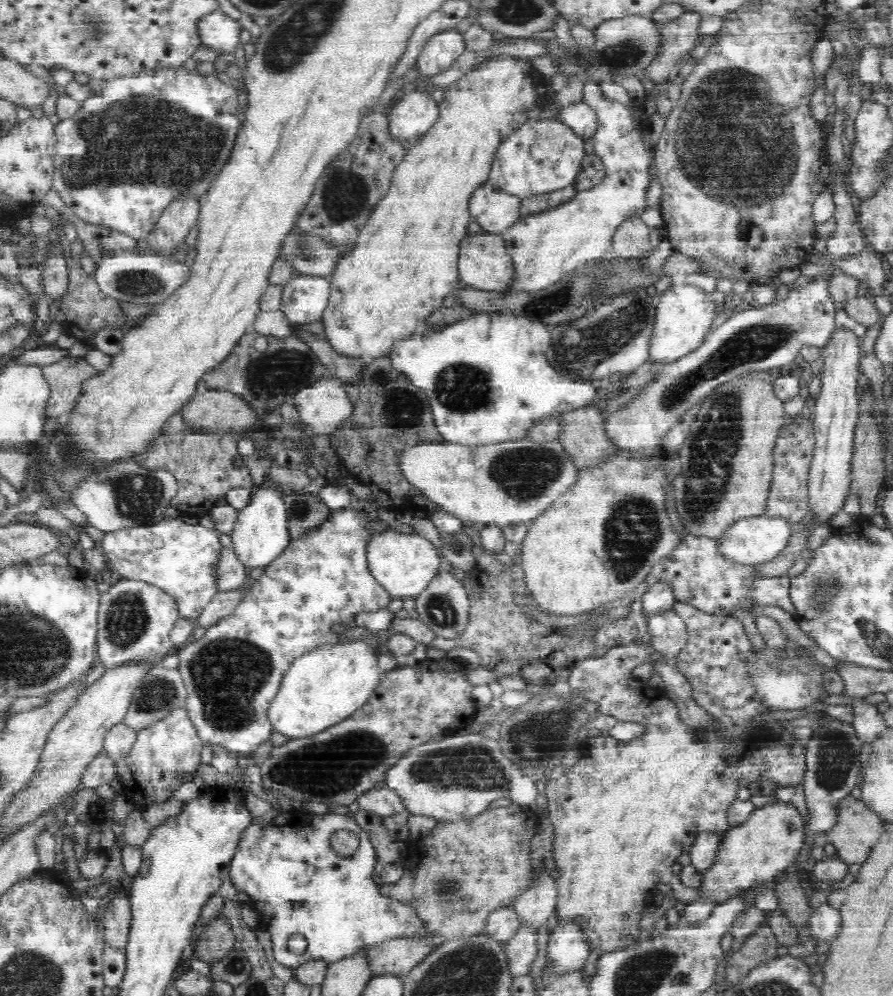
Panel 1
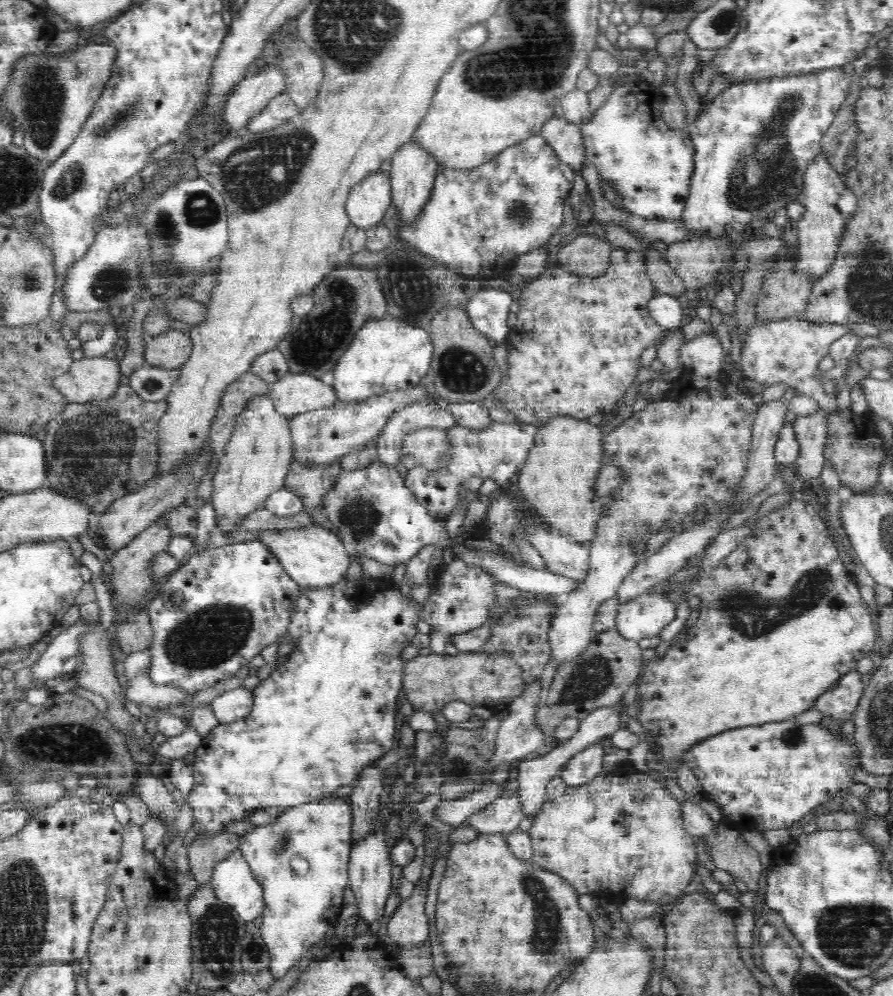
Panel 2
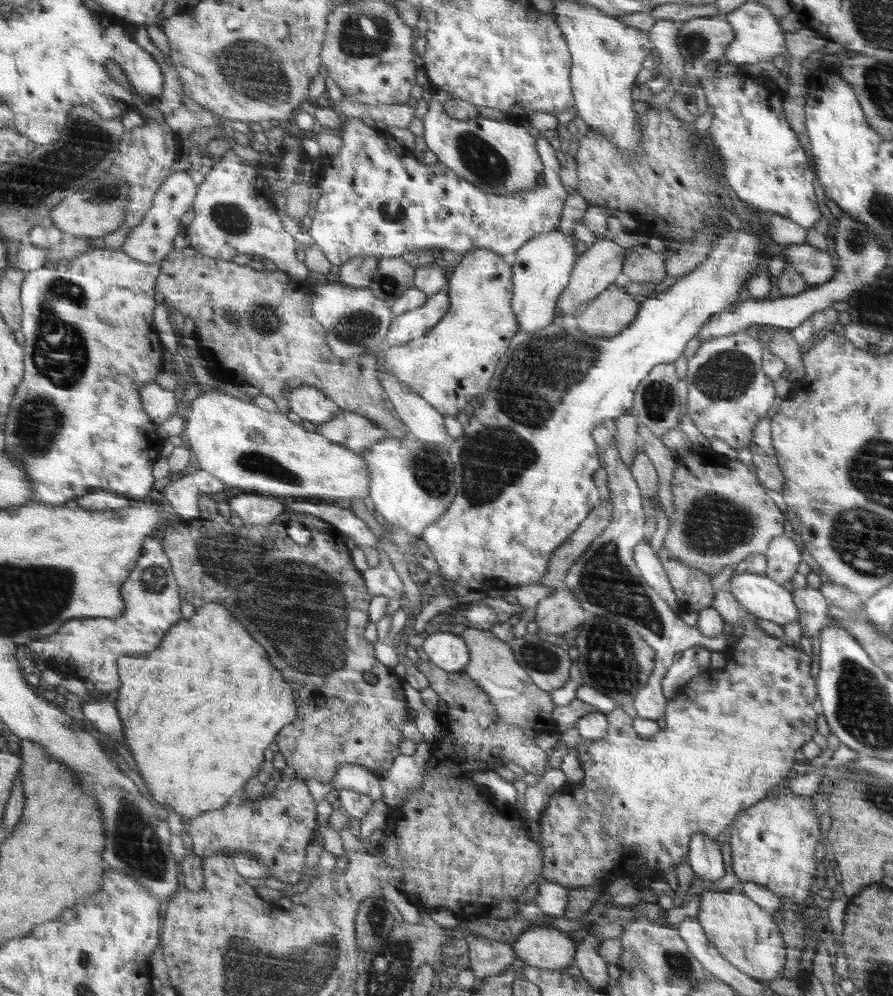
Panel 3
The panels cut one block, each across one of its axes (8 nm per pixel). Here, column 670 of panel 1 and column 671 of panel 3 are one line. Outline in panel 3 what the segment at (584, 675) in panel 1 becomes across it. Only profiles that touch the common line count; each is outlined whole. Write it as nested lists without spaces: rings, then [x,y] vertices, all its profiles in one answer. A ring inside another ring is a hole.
[[[661,548],[657,552],[657,556],[668,576],[668,581],[672,586],[672,591],[676,595],[677,602],[680,608],[685,612],[699,612],[706,607],[714,607],[725,620],[726,624],[742,624],[744,633],[740,638],[735,639],[732,649],[724,650],[726,657],[726,666],[722,667],[721,671],[713,671],[711,668],[697,674],[697,676],[687,679],[682,688],[682,694],[675,695],[671,700],[667,701],[665,708],[666,727],[660,729],[654,736],[648,739],[641,738],[635,732],[632,726],[633,719],[630,716],[622,715],[616,708],[607,714],[609,721],[609,732],[601,739],[588,740],[585,739],[576,748],[578,749],[578,758],[581,763],[582,770],[585,772],[583,781],[577,784],[568,784],[563,787],[556,796],[553,796],[549,804],[548,810],[543,815],[543,831],[540,835],[540,844],[544,844],[546,851],[546,881],[554,881],[558,884],[565,884],[571,889],[581,889],[594,885],[608,886],[615,878],[633,878],[638,867],[644,867],[651,870],[651,876],[648,880],[664,880],[670,884],[673,890],[676,890],[679,884],[676,873],[673,868],[683,860],[688,858],[688,846],[692,836],[697,833],[708,835],[709,837],[717,838],[718,834],[731,824],[737,815],[745,808],[756,804],[758,800],[766,796],[766,792],[770,788],[774,788],[792,768],[794,764],[794,756],[800,750],[800,746],[812,741],[812,736],[816,734],[816,718],[818,712],[814,708],[816,702],[816,689],[814,688],[814,680],[810,676],[810,656],[803,651],[795,648],[786,648],[786,644],[782,642],[782,638],[768,638],[759,626],[757,626],[757,617],[749,613],[734,596],[726,591],[715,591],[711,585],[711,578],[706,576],[705,572],[694,568],[692,565],[682,564],[682,561],[674,560],[674,554]]]

